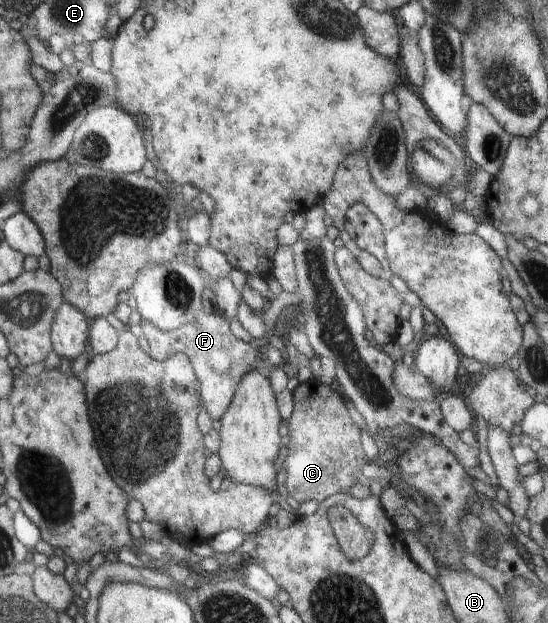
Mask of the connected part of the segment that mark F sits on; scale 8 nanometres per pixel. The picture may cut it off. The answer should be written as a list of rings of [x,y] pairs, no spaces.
[[[217,308],[214,314],[201,314],[197,320],[174,331],[163,331],[157,326],[142,320],[145,338],[148,340],[150,349],[148,353],[154,354],[158,360],[166,360],[168,356],[176,352],[184,353],[193,363],[198,382],[201,383],[201,402],[210,418],[221,420],[234,402],[235,394],[238,394],[242,380],[257,366],[262,364],[261,353],[263,350],[252,343],[236,340],[228,328],[228,321],[220,316],[221,311]]]

